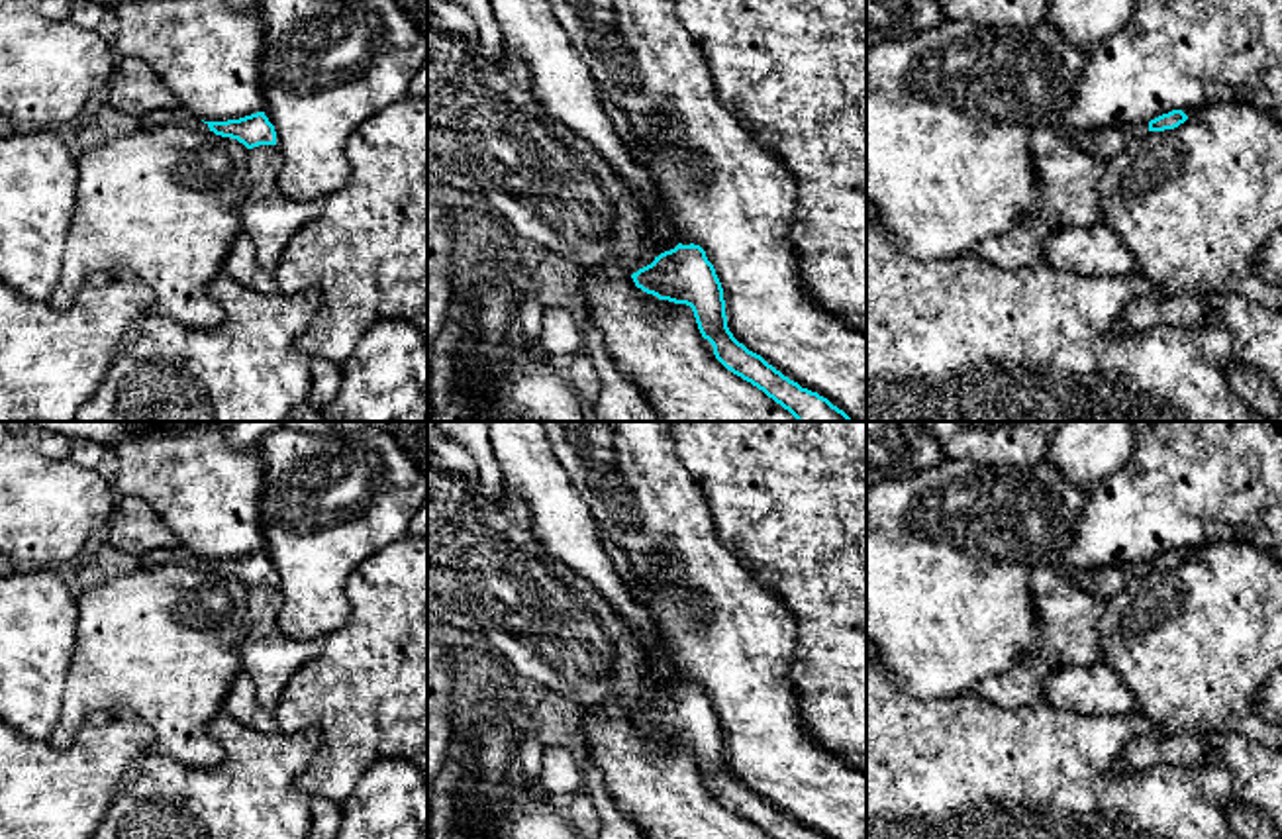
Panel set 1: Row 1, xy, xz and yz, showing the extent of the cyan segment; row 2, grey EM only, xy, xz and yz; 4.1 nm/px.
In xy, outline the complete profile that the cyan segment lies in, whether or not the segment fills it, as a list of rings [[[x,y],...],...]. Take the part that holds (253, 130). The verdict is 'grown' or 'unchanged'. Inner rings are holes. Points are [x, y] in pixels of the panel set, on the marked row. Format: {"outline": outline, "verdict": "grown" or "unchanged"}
{"outline": [[[171,108],[171,110],[155,110],[135,118],[137,129],[151,129],[157,125],[178,123],[190,129],[214,131],[222,137],[231,137],[243,143],[247,149],[259,145],[276,145],[274,125],[269,122],[265,112],[257,112],[239,120],[227,122],[202,122],[192,116],[188,110]]], "verdict": "grown"}

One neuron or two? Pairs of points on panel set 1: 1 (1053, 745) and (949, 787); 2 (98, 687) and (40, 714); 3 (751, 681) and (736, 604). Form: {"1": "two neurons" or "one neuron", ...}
{"1": "one neuron", "2": "two neurons", "3": "one neuron"}

